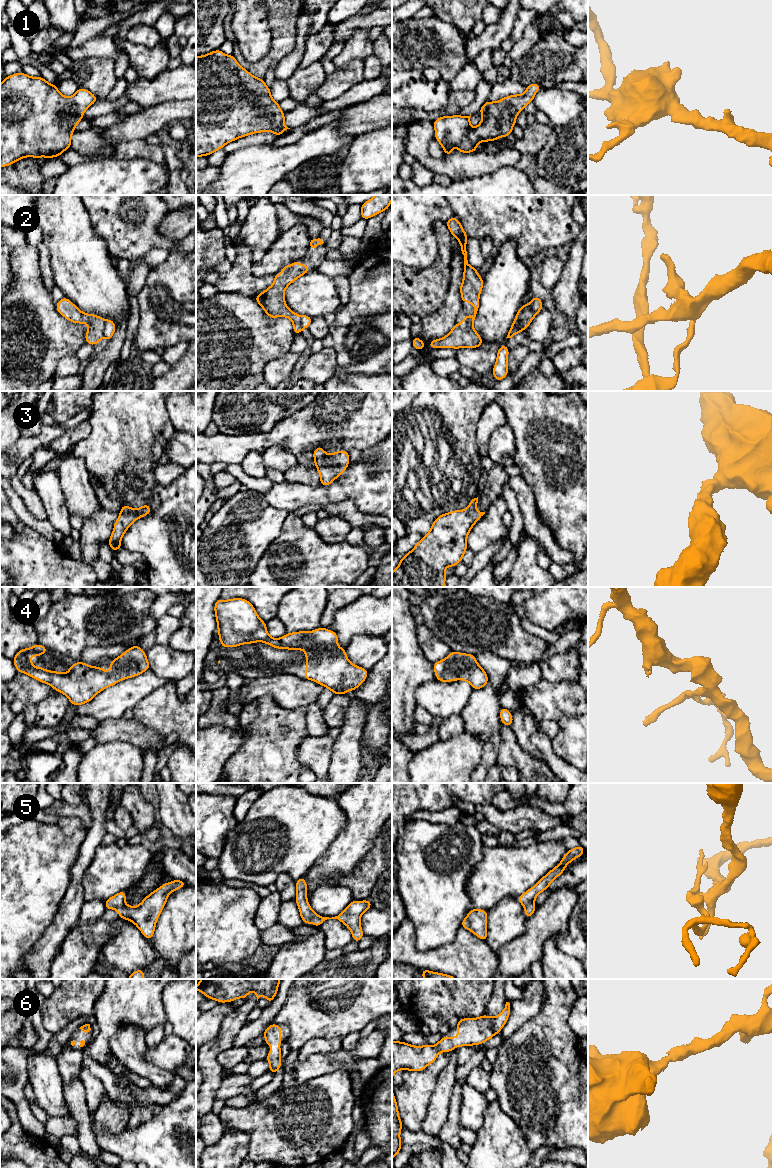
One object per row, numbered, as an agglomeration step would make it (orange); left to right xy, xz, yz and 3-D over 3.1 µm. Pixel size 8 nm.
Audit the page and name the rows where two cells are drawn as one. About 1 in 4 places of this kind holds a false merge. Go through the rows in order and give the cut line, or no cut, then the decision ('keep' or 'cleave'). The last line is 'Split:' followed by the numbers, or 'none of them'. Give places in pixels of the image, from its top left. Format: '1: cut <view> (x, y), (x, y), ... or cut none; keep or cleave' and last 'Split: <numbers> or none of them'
1: cut none; keep
2: cut xy (105, 321), (102, 335); cleave
3: cut none; keep
4: cut none; keep
5: cut none; keep
6: cut none; keep
Split: 2

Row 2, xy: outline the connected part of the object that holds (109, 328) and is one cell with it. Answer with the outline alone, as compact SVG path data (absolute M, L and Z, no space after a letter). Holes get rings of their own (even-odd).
M107 319L105 321L105 326L104 326L104 330L103 330L103 336L106 337L106 339L108 341L110 341L114 335L116 326L113 320L111 319Z

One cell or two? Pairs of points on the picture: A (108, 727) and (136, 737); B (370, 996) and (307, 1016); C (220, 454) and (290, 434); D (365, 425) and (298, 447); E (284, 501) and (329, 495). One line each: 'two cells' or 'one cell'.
A: one cell
B: one cell
C: one cell
D: one cell
E: one cell

